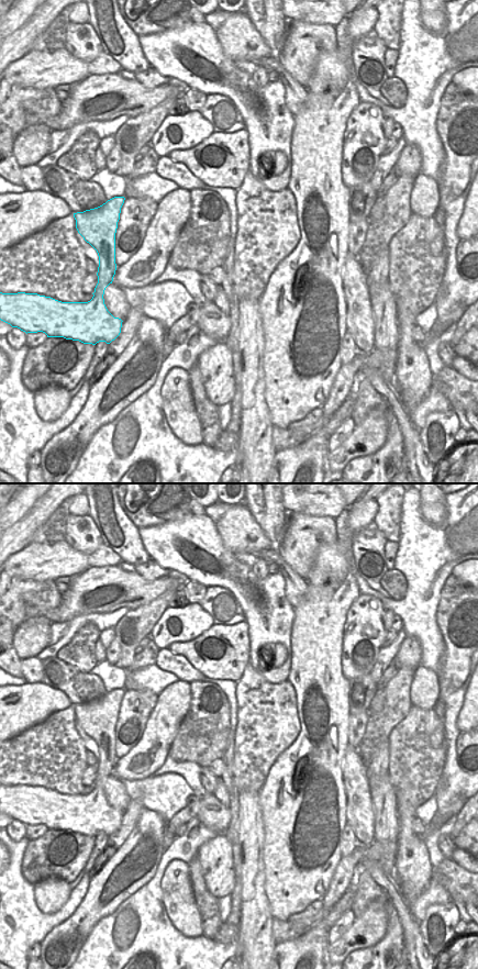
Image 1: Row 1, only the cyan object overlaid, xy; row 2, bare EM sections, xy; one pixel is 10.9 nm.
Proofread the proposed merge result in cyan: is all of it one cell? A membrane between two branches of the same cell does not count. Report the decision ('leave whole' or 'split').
leave whole

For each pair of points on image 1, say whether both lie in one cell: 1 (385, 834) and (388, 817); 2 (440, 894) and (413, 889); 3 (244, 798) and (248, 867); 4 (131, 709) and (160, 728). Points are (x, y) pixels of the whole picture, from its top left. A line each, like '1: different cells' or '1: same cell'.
1: same cell
2: different cells
3: same cell
4: different cells

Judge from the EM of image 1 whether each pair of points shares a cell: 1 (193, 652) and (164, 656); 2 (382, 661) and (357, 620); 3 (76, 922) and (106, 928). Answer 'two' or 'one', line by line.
1: two
2: two
3: two

